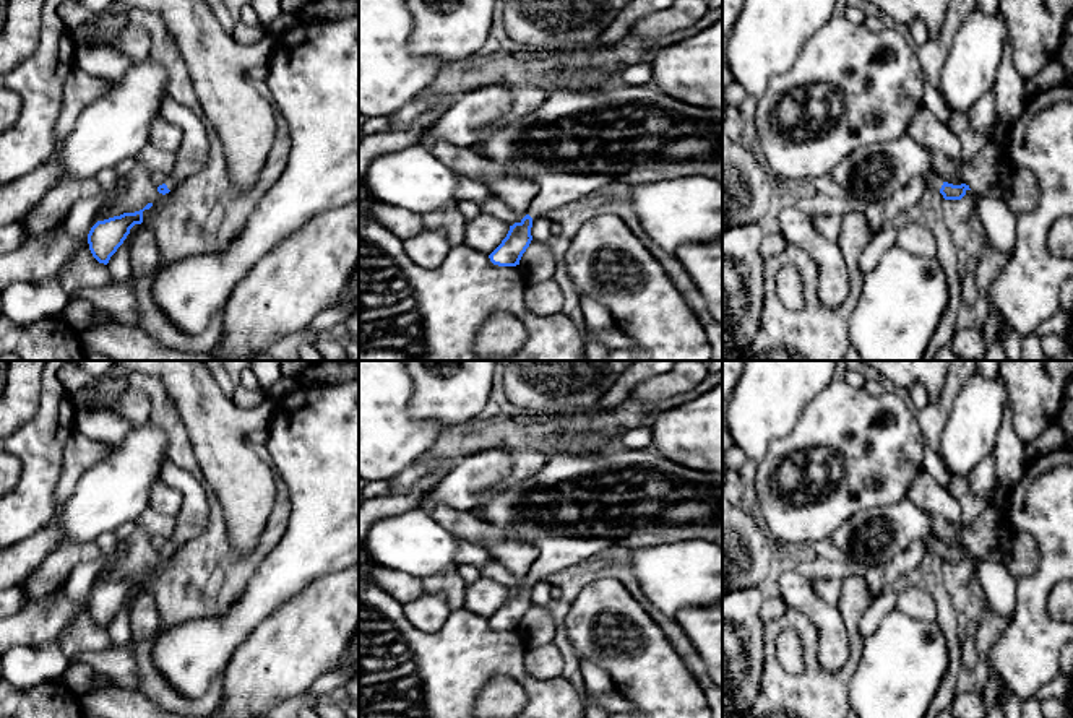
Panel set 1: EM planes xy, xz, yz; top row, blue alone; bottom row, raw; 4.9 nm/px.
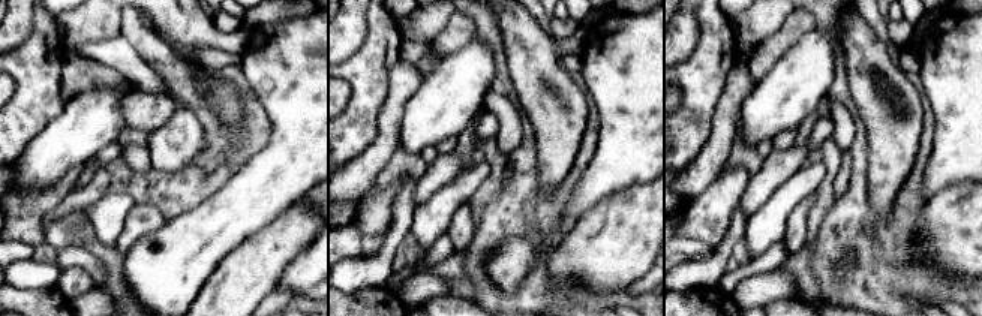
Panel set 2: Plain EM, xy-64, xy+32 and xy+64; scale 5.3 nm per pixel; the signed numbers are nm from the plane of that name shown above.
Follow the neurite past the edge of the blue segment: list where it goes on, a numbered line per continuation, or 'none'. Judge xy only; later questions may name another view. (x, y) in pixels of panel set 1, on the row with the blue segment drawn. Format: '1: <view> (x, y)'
1: xy (192, 156)

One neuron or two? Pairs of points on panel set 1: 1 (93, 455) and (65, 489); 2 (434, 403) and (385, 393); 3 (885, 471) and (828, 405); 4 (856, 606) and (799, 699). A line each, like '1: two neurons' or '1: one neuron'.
1: one neuron
2: two neurons
3: one neuron
4: one neuron

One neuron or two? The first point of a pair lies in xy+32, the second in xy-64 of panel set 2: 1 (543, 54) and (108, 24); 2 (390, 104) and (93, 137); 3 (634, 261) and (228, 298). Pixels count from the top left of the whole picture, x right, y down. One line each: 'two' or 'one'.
1: one
2: two
3: one

